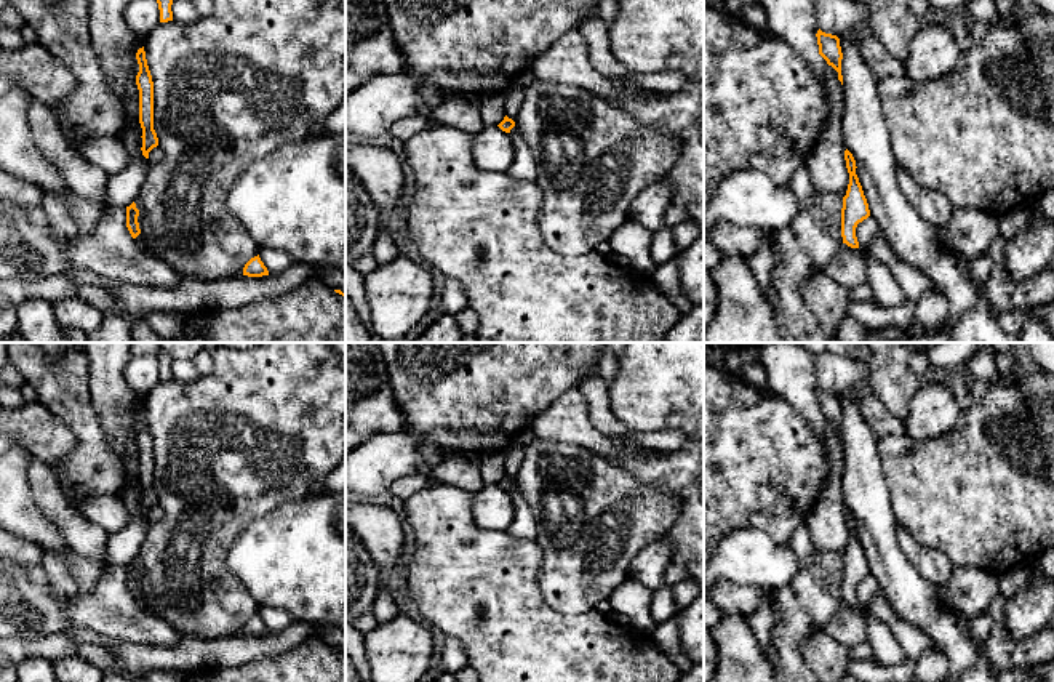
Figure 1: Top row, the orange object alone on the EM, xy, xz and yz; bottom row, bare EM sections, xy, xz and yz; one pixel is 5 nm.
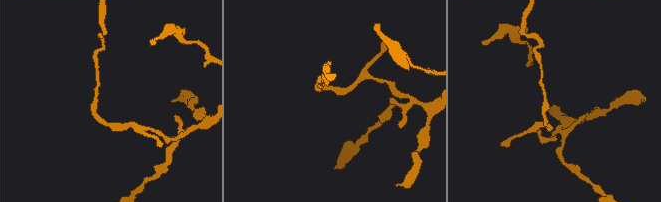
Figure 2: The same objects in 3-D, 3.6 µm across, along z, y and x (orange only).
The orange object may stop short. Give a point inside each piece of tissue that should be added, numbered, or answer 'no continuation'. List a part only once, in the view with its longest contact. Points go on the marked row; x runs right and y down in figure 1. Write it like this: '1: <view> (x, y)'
no continuation

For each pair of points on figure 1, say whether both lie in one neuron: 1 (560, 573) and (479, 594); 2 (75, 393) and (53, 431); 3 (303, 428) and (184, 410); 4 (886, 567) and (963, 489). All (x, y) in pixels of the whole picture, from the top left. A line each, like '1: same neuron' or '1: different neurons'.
1: different neurons
2: different neurons
3: same neuron
4: different neurons

